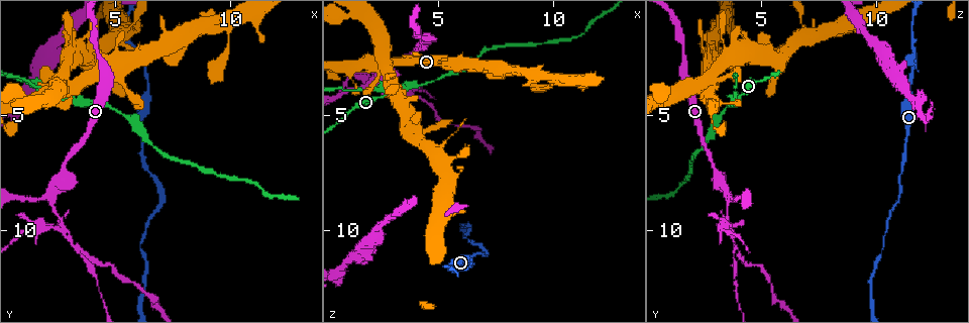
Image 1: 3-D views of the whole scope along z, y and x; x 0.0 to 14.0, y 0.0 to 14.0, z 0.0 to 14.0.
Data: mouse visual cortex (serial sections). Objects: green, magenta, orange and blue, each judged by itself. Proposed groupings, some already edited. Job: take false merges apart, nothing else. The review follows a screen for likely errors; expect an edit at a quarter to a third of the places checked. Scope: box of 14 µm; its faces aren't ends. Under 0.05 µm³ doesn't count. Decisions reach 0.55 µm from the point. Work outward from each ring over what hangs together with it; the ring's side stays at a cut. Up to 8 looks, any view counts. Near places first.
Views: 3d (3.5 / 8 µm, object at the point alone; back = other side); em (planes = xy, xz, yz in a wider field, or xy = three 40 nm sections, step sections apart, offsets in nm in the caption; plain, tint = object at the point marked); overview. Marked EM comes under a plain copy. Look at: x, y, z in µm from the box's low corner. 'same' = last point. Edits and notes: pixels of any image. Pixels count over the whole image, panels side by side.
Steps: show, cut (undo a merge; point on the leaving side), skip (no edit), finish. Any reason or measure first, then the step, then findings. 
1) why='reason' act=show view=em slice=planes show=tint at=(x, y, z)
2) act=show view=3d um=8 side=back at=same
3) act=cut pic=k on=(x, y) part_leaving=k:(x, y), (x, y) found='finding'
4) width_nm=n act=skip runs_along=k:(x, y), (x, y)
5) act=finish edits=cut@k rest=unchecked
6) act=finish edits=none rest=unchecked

why='narrows sharply' act=show view=3d um=3.5 at=(6.0, 2.4, 11.6)

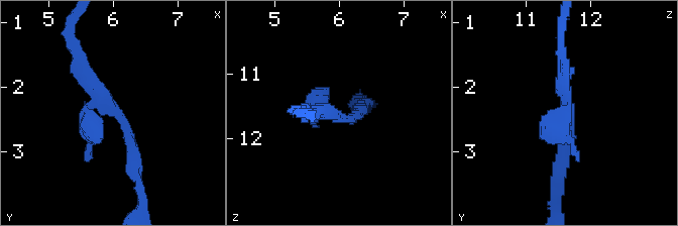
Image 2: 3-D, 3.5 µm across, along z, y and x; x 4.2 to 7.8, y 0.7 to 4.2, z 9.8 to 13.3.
why='shape alone is not enough' act=show view=em slice=xy step=5 show=tint at=(6.00, 2.30, 11.65)

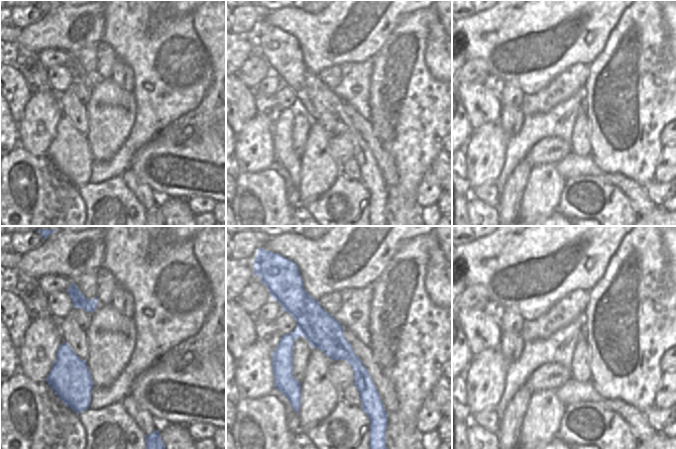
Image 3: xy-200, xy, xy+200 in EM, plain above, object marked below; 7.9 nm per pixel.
act=skip runs_along=2:(132, 166), (126, 126), (77, 52) found='continuous, no second cell'

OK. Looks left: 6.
why='three-way junction' act=show view=3d um=3.5 at=(2.9, 4.3, 4.1)

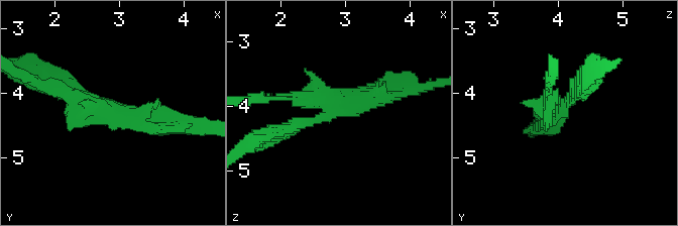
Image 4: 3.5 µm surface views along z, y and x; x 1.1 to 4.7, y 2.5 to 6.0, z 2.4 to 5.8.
arms=3 arm_widths_nm=200,250,250 why='shape alone is not enough' act=show view=em slice=planes show=tint at=(2.80, 4.20, 4.05)

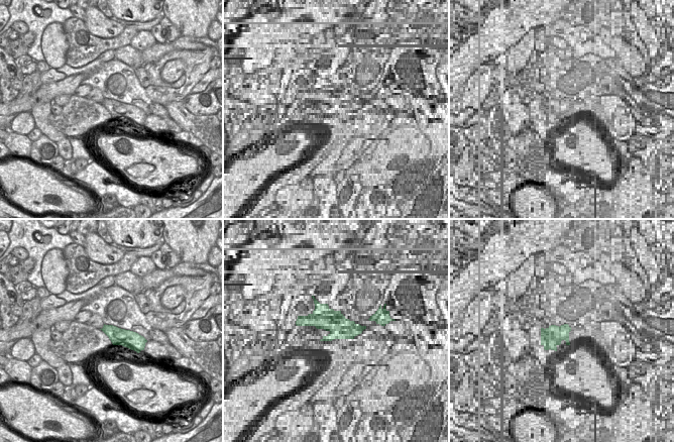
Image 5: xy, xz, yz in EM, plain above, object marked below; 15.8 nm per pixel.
act=skip found='continuous, no second cell'

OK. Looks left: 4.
why='three arms meet' act=show view=3d um=8 at=(2.3, 8.4, 3.5)

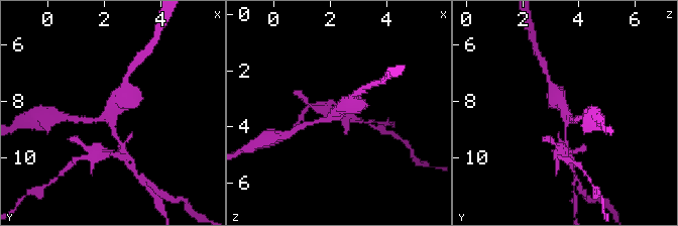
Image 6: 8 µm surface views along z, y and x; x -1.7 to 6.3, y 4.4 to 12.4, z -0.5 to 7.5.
act=show view=3d um=3.5 at=(2.3, 8.4, 3.6)

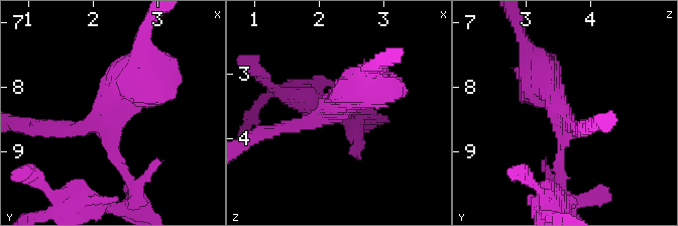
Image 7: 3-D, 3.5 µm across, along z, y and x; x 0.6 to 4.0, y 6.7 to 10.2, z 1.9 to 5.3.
act=show view=em slice=planes show=tint at=(2.30, 8.45, 3.55)

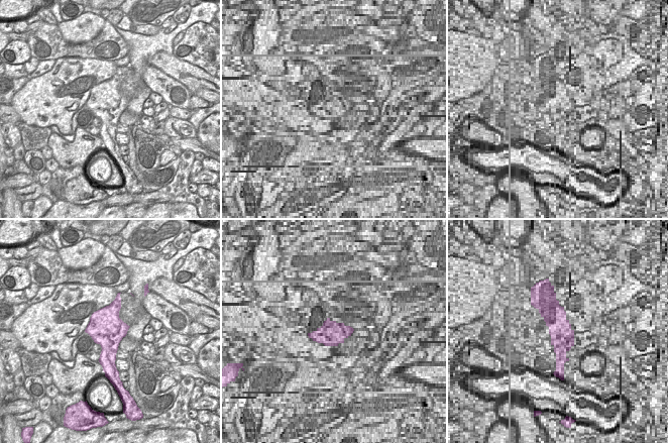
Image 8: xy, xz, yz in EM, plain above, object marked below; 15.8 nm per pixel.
width_nm=550 act=skip runs_along=7:(538, 65), (561, 111), (561, 183) found='all the same cell'

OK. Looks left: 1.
act=finish edits=none rest=unchecked

